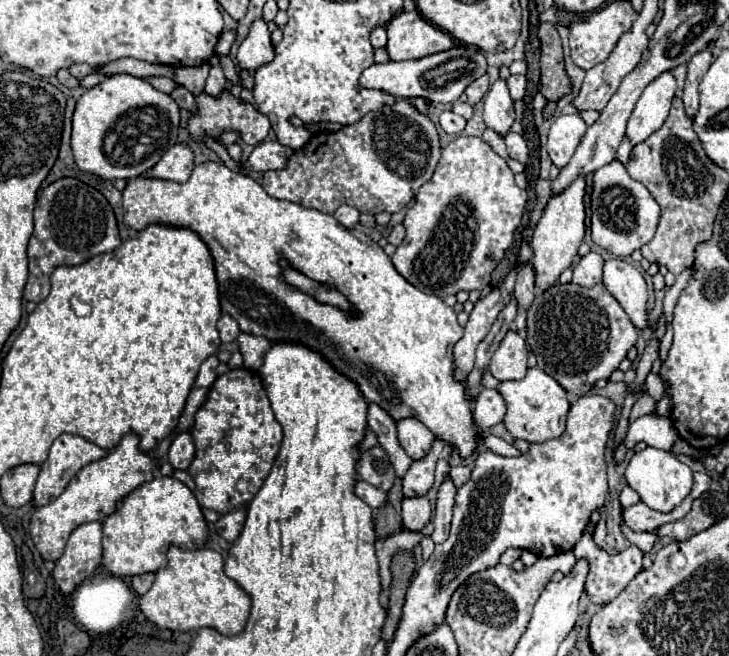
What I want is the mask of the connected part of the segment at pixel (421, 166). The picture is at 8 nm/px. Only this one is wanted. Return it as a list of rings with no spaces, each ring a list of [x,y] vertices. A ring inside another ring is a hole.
[[[400,98],[394,104],[386,104],[376,112],[368,112],[356,124],[342,126],[338,132],[316,132],[308,144],[296,150],[286,168],[270,170],[262,174],[264,190],[280,200],[290,200],[304,204],[308,208],[316,208],[320,212],[334,214],[338,206],[348,204],[360,210],[362,214],[380,214],[380,212],[398,212],[402,210],[420,190],[424,182],[432,178],[432,172],[440,160],[440,142],[438,132],[432,120],[418,112],[408,100]]]

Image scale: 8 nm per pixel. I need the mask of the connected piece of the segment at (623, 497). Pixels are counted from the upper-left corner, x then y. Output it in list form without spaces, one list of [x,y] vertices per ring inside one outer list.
[[[626,486],[626,488],[620,492],[620,504],[622,504],[622,508],[628,508],[628,506],[632,506],[632,504],[636,504],[636,502],[640,502],[640,496],[638,496],[630,486]]]

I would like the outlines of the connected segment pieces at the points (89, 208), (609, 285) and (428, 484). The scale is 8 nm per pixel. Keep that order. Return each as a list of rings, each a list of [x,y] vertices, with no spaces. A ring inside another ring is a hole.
[[[60,178],[46,186],[34,208],[34,234],[28,244],[30,276],[24,300],[42,302],[50,292],[50,274],[58,266],[78,266],[90,256],[112,252],[122,244],[116,216],[108,200],[92,186],[76,178]]]
[[[612,258],[604,262],[604,274],[602,282],[606,290],[620,302],[624,312],[630,316],[632,324],[636,328],[646,328],[648,326],[648,316],[646,316],[646,282],[638,268],[632,264]]]
[[[434,438],[430,452],[424,458],[412,462],[412,466],[408,468],[408,472],[404,476],[404,496],[424,496],[432,488],[434,466],[436,466],[436,460],[444,446],[446,446],[444,440]]]

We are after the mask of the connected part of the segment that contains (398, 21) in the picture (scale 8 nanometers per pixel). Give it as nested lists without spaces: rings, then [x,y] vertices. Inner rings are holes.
[[[418,10],[398,12],[386,26],[386,52],[390,60],[418,60],[454,46],[452,36],[430,24]]]

